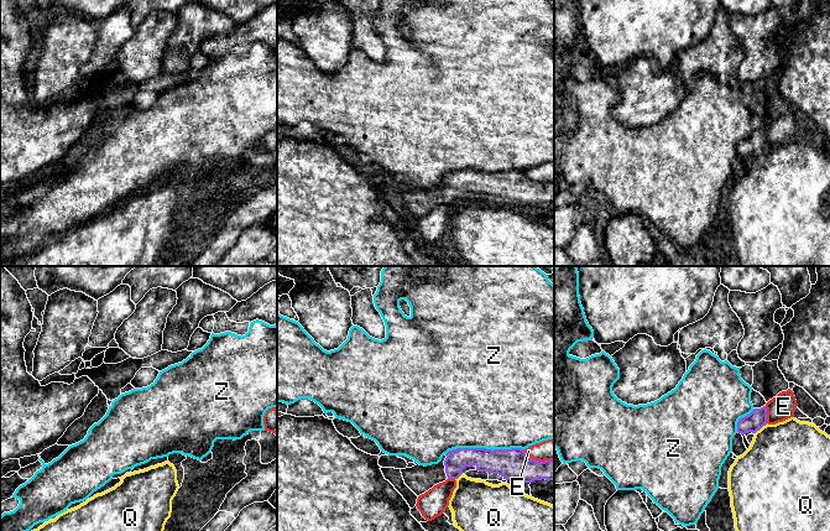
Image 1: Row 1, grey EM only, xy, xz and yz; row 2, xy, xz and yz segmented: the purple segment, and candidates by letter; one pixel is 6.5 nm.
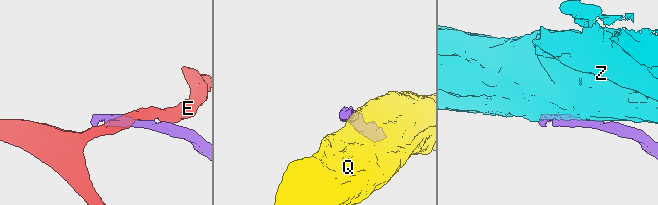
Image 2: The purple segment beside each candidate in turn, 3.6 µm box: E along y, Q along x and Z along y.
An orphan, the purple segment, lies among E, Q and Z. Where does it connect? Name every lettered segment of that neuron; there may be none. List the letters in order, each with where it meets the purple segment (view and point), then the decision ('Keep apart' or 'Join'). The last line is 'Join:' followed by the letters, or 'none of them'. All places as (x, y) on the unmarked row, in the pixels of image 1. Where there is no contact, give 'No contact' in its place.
E: Touches purple at yz (766, 138). Keep apart
Q: Touches purple at yz (761, 150). Keep apart
Z: Touches purple at xz (484, 171). Keep apart
Join: none of them

